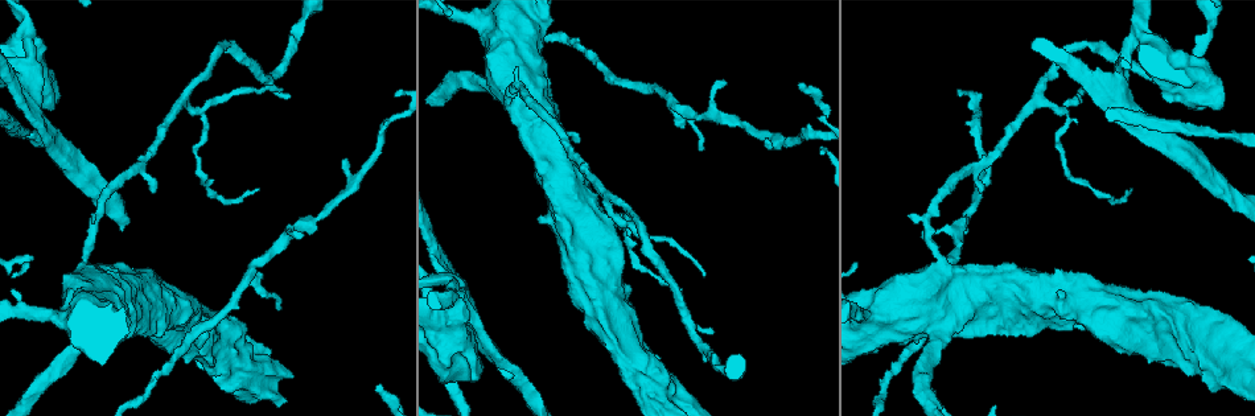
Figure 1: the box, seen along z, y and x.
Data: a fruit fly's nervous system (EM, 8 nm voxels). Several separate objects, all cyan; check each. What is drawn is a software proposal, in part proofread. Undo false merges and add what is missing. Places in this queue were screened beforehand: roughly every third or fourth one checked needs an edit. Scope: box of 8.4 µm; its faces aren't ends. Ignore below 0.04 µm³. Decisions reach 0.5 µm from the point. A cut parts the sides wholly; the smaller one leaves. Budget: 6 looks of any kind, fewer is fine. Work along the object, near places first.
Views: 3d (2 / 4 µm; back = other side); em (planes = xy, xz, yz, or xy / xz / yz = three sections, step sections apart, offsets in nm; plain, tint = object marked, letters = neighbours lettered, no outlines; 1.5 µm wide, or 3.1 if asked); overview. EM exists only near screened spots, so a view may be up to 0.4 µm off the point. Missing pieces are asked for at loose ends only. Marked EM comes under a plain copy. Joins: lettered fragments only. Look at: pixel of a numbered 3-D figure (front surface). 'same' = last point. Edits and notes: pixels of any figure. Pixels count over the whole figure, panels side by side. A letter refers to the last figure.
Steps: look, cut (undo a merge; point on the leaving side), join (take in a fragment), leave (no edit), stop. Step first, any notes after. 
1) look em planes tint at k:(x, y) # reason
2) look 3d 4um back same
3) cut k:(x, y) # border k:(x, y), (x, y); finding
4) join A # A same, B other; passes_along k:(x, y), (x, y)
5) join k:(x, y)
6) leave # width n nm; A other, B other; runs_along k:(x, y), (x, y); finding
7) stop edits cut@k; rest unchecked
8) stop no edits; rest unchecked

look 3d 4um at 1:(290, 97) # free end

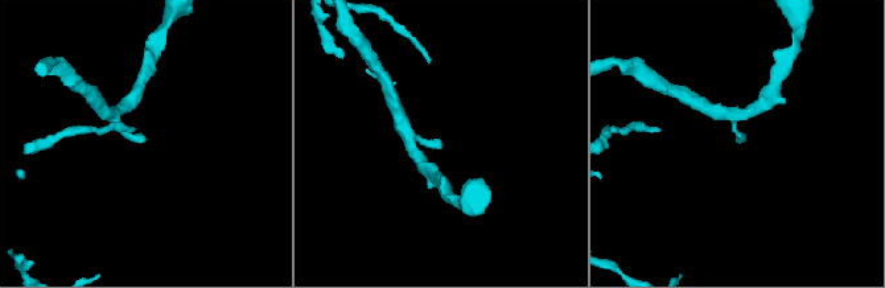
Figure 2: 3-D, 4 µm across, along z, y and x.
look em xz step 4 tint at 2:(139, 143) # need the tissue

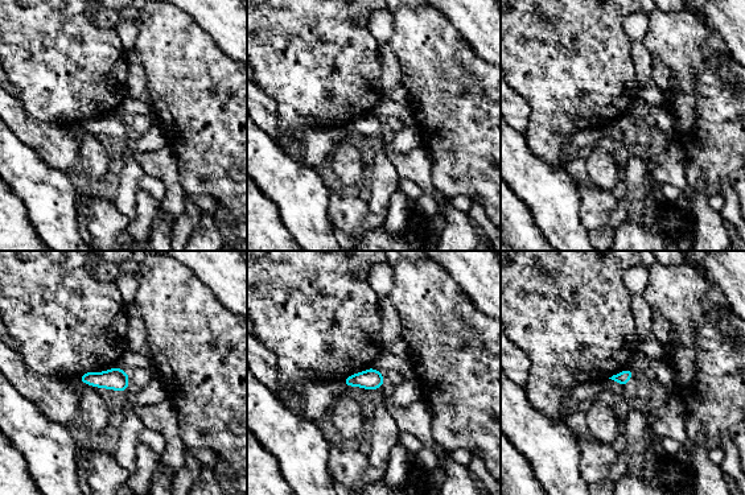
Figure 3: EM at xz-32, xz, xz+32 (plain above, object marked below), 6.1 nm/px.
look em planes letters same # another direction

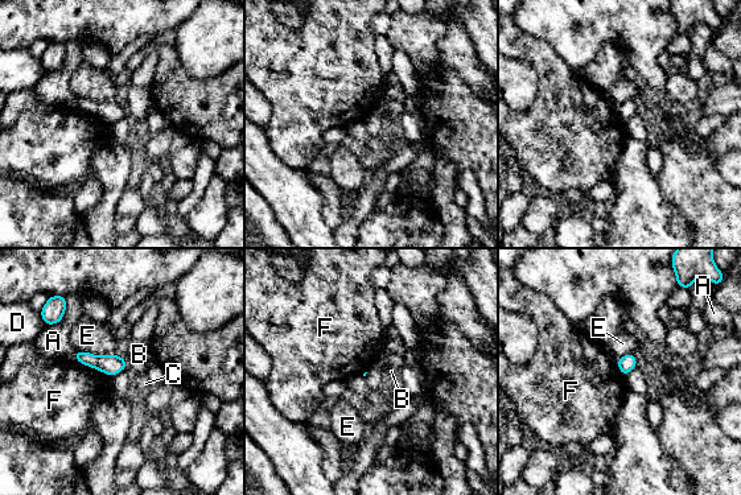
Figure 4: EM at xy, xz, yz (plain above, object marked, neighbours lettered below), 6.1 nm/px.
leave # A other, B other, C other, D other, E other, F other; none of them fits

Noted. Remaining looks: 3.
look 3d 2um at 1:(818, 118) # thin end

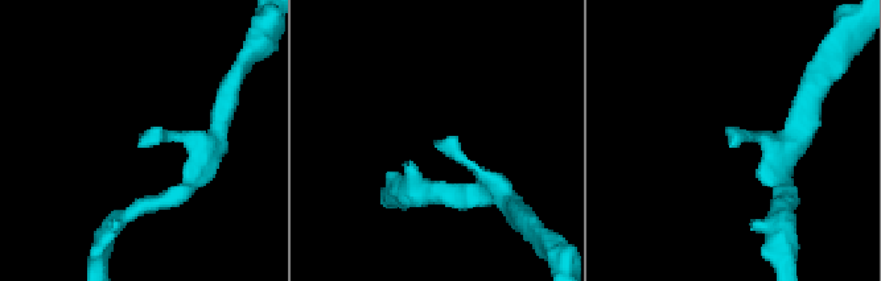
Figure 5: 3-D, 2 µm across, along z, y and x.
look em yz step 8 letters at 5:(732, 145)

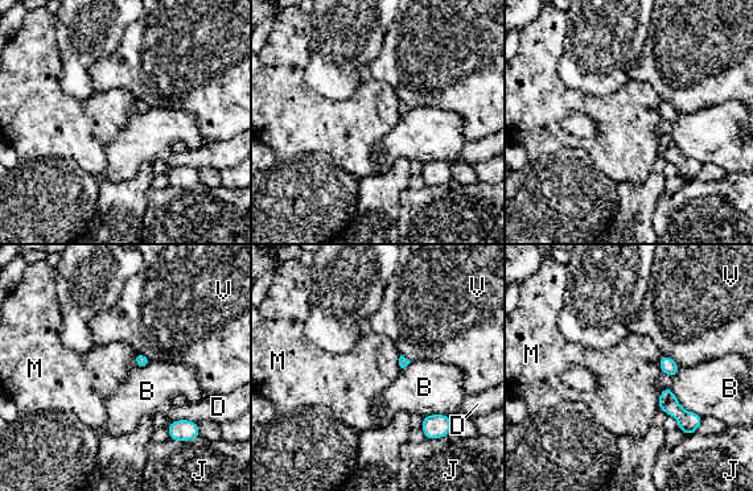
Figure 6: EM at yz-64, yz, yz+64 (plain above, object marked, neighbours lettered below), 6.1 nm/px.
leave # B other, D other, J other, M other, V other; none of them fits

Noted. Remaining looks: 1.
look em planes letters at 1:(448, 295) # three arms meet

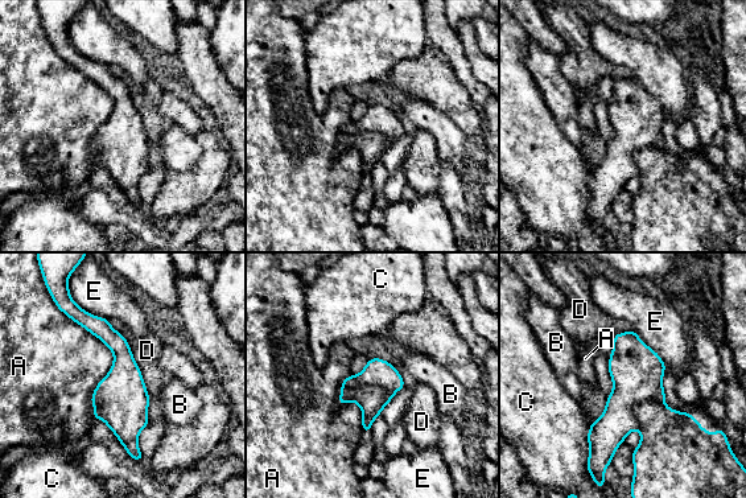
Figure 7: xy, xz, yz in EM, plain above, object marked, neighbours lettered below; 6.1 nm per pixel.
cut 7:(637, 371) # A other, B other, C other, D other, E other; part_leaving 7:(78, 312), (122, 352), (137, 456); two neurons meet here

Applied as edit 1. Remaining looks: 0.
stop edits cut@7; rest unchecked

